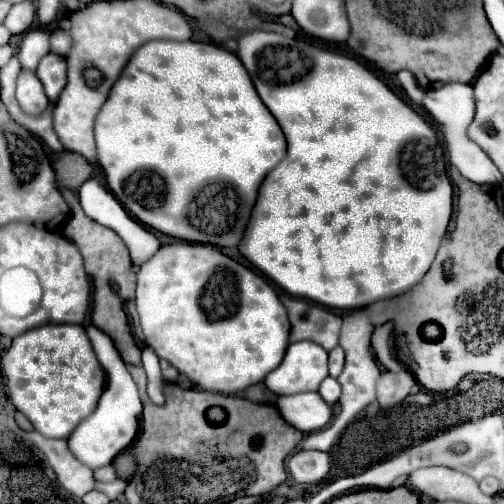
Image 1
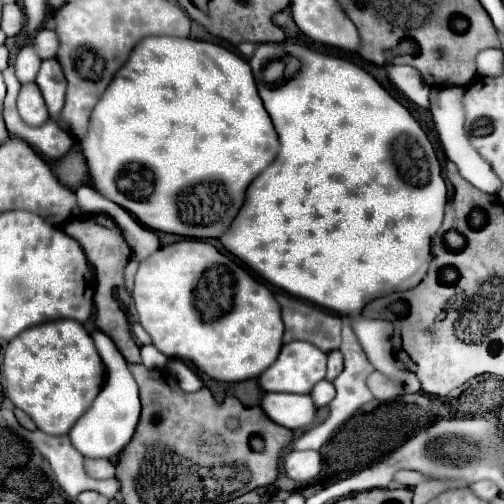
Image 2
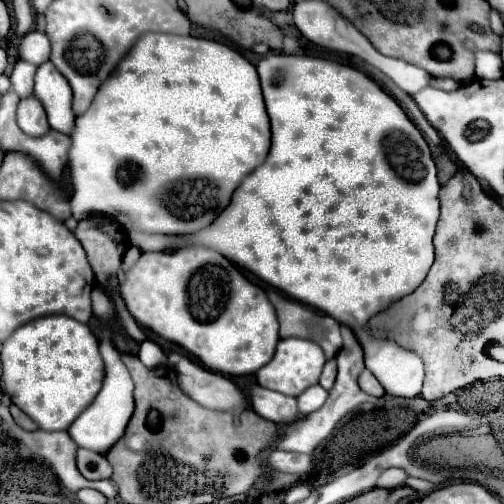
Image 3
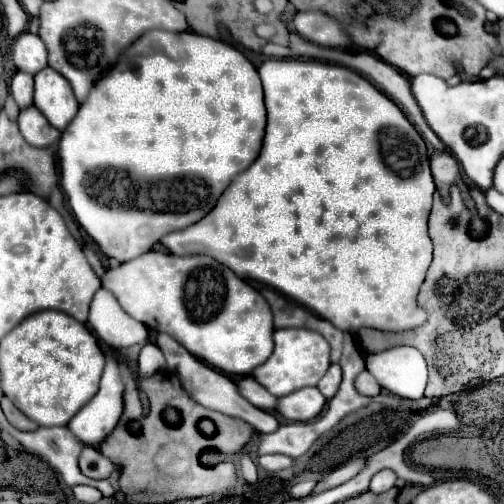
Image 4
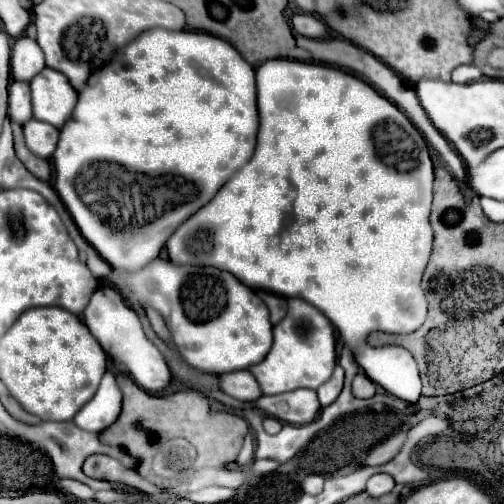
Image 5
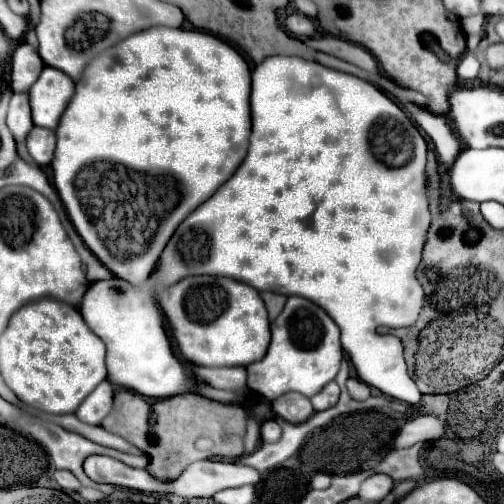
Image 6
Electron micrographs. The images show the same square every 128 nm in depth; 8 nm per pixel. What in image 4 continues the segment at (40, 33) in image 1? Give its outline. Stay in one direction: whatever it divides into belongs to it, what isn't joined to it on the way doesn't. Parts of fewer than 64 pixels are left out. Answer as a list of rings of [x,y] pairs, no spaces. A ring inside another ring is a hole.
[[[16,72],[10,80],[10,92],[18,108],[26,108],[28,104],[32,104],[32,74]]]

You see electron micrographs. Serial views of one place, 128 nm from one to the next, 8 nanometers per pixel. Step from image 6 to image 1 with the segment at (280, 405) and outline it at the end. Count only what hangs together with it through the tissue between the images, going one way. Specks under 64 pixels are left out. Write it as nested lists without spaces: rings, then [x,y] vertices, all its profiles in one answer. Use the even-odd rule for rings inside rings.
[[[328,376],[328,378],[320,384],[320,388],[318,388],[318,394],[320,394],[328,404],[336,404],[338,398],[340,398],[340,392],[342,392],[342,388],[340,388],[338,380],[332,378],[332,376]]]

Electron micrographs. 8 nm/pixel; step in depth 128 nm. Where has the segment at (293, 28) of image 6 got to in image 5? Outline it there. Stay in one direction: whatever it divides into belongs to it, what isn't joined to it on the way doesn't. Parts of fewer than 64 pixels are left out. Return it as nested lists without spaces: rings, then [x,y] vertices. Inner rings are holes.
[[[314,14],[292,16],[292,28],[296,34],[308,36],[308,38],[326,38],[328,36],[326,24],[320,18],[316,18]]]

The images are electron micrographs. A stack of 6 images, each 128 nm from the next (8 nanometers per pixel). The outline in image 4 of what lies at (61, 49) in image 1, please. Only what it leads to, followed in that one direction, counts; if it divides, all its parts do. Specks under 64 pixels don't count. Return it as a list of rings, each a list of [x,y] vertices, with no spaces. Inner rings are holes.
[[[24,32],[22,36],[18,36],[14,40],[12,60],[14,60],[14,66],[18,70],[36,74],[36,72],[40,72],[40,68],[46,68],[48,66],[46,44],[42,42],[40,36],[30,34],[30,32]]]

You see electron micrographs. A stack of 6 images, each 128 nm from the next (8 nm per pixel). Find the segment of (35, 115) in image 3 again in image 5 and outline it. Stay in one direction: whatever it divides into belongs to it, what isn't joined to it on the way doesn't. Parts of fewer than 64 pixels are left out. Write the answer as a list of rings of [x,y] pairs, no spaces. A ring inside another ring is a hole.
[[[30,118],[24,124],[24,138],[26,146],[40,158],[50,158],[58,144],[58,128],[52,128],[52,124]]]

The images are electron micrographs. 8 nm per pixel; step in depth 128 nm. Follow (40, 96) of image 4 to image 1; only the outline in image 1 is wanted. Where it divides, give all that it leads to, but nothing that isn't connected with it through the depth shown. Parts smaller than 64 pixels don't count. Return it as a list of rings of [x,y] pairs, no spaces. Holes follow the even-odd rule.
[[[54,52],[44,56],[44,60],[40,60],[40,64],[36,68],[36,74],[38,74],[40,82],[44,84],[48,100],[52,100],[52,102],[58,100],[62,88],[66,86],[66,70],[68,70],[66,58],[58,56]]]

